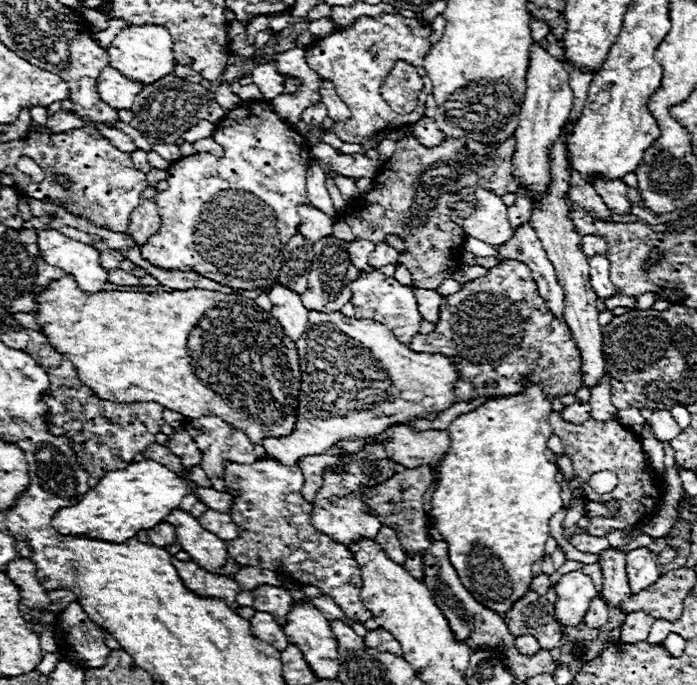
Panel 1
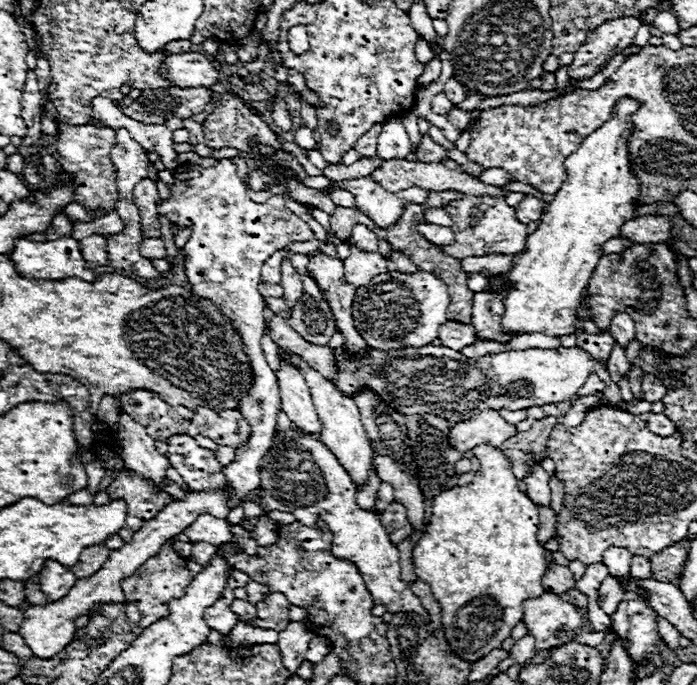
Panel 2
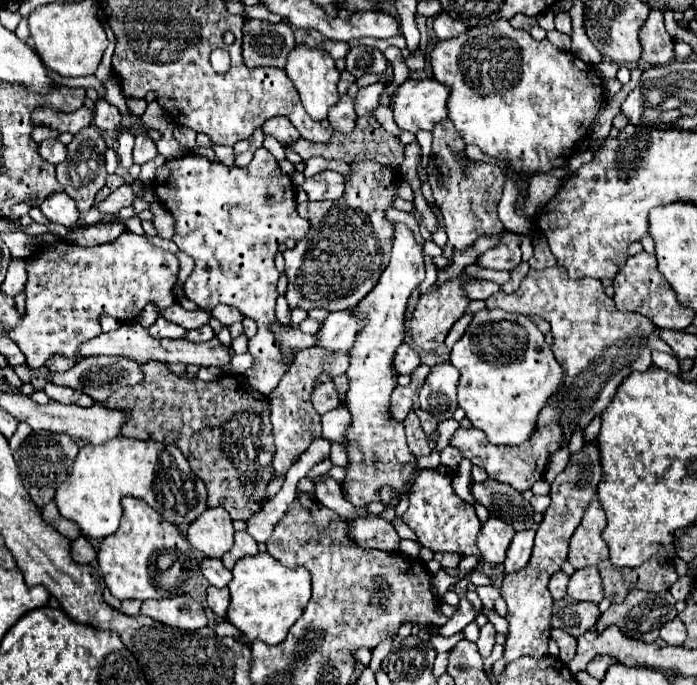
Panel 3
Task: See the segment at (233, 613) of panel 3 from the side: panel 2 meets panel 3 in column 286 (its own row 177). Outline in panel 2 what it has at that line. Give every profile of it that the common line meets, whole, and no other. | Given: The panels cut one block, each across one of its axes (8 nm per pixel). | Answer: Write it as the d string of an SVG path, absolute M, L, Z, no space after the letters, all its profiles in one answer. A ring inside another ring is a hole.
M632 98L620 100L612 120L592 132L564 162L568 178L554 200L548 202L544 220L540 220L538 230L528 236L524 252L516 254L512 268L502 274L512 284L512 290L488 288L502 296L504 332L540 332L558 338L572 334L580 326L576 308L580 308L582 292L602 258L602 244L620 236L622 224L634 218L636 208L630 200L636 198L638 180L630 174L626 140L632 132L630 116L638 106L640 104Z

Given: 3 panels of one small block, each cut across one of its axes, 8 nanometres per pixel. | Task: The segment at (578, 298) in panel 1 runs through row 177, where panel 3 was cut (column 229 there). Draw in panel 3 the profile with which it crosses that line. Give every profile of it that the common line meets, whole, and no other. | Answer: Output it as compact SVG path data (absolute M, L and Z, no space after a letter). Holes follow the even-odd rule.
M236 532L234 536L234 546L222 556L222 564L232 570L234 564L244 558L244 556L254 556L258 552L258 544L256 540L248 534L248 532Z

